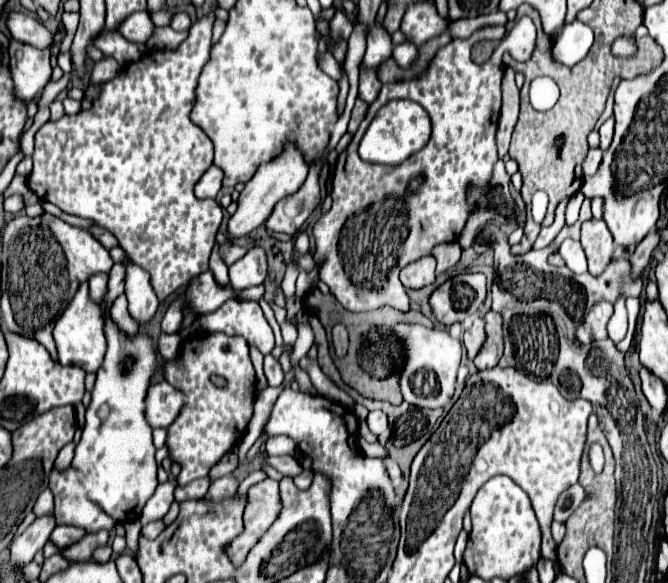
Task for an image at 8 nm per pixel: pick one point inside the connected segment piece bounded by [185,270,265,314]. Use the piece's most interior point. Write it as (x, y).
(204, 295)

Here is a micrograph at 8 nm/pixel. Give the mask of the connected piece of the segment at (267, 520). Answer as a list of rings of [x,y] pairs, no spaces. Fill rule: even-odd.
[[[265,478],[257,482],[247,492],[247,504],[243,512],[245,528],[233,540],[233,544],[225,546],[225,554],[235,566],[241,566],[249,554],[249,550],[261,540],[261,536],[269,530],[269,526],[281,514],[281,496],[279,482],[273,478]]]

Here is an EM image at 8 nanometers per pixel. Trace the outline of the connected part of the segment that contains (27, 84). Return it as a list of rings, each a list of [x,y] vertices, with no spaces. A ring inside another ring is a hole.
[[[67,31],[55,34],[53,44],[47,50],[33,48],[29,44],[21,44],[17,40],[11,40],[9,54],[11,54],[11,72],[17,88],[17,96],[21,100],[29,102],[33,96],[37,96],[51,80],[51,64],[49,56],[54,45],[61,42]]]

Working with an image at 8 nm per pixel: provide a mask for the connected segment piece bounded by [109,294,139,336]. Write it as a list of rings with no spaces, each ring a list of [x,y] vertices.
[[[121,294],[121,296],[117,296],[117,300],[113,302],[113,306],[111,306],[111,318],[113,318],[113,322],[121,328],[121,330],[125,330],[125,334],[127,336],[135,336],[137,332],[139,332],[139,326],[135,324],[135,320],[129,316],[129,312],[127,312],[127,298],[125,298],[125,294]]]

